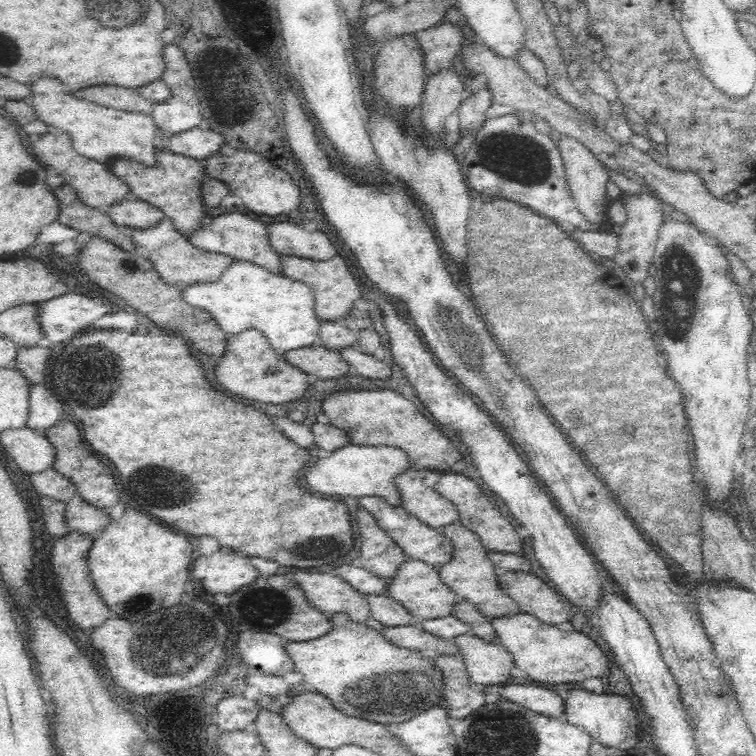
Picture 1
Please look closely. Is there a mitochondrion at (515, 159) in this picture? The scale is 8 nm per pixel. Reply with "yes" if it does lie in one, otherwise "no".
yes

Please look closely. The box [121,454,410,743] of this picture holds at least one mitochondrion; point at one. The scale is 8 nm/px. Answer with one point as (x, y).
(165, 645)

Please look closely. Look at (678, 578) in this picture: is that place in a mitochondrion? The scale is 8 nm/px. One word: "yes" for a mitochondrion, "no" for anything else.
no

